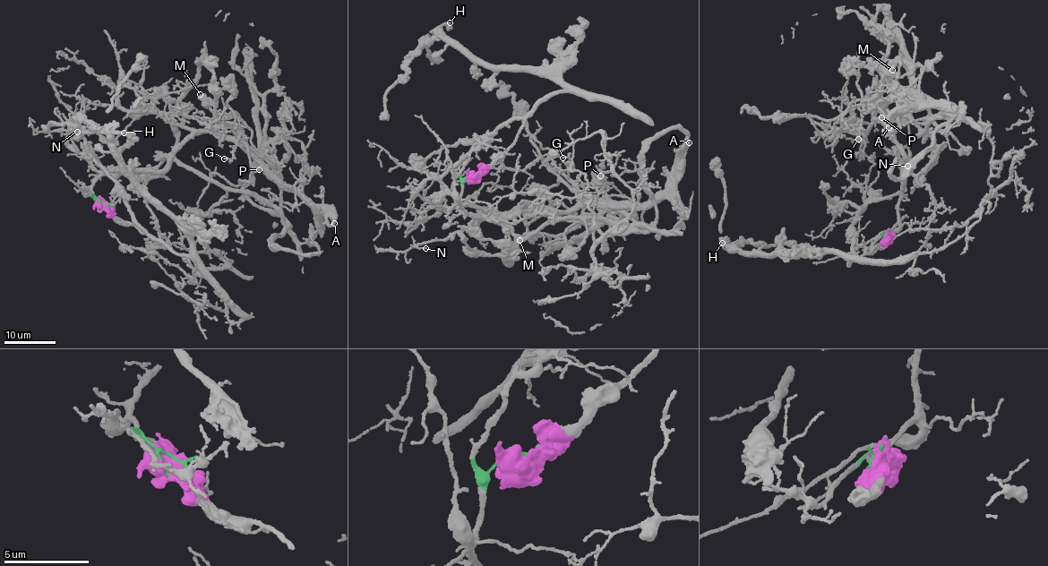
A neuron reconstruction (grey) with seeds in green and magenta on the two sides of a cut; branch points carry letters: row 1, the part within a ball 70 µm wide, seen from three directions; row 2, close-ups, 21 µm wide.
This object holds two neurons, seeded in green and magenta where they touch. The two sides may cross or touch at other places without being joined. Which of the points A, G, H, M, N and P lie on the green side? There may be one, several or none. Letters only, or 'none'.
A, G, M, N, P

